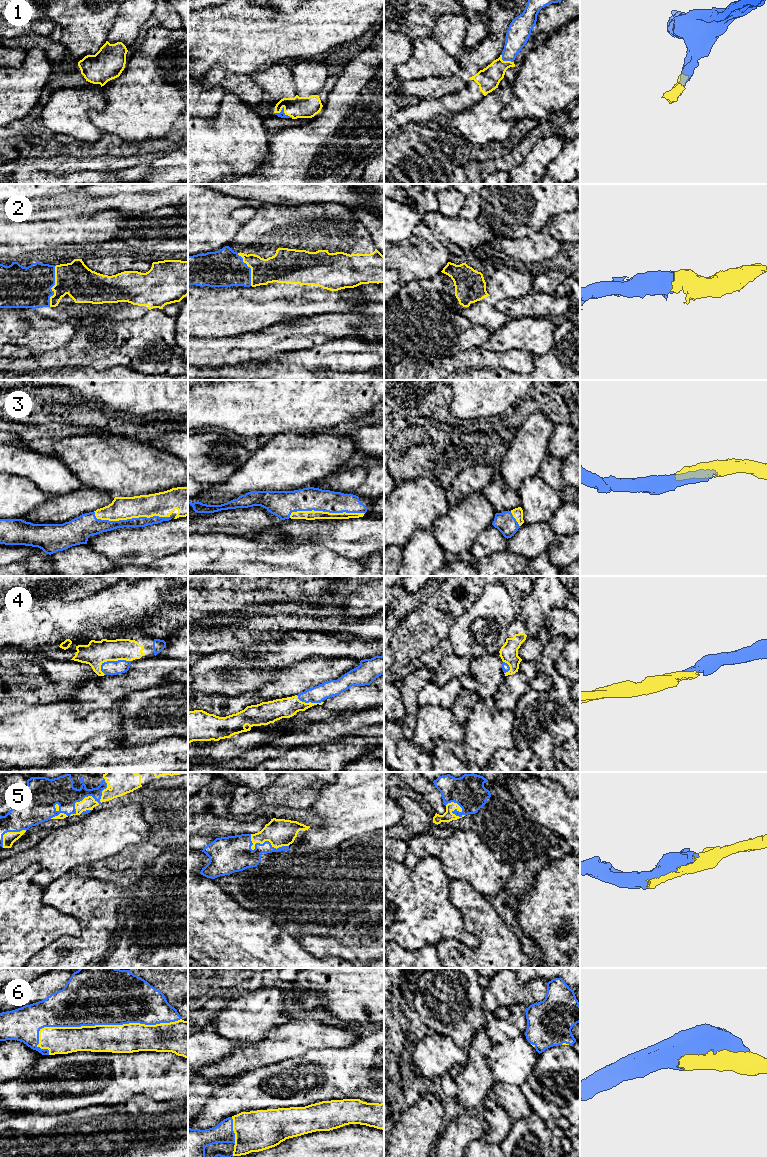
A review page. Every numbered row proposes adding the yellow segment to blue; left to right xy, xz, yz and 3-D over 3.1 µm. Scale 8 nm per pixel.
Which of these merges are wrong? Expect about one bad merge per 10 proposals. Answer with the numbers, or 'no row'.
no row

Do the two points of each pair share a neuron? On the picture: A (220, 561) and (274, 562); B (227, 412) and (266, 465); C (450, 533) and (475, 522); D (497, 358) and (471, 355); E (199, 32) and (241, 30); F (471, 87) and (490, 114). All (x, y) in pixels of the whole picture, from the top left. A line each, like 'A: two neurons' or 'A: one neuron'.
A: one neuron
B: two neurons
C: one neuron
D: one neuron
E: one neuron
F: two neurons

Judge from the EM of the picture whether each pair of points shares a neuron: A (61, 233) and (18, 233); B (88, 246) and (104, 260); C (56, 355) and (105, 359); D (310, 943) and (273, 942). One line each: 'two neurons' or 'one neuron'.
A: one neuron
B: two neurons
C: one neuron
D: two neurons

